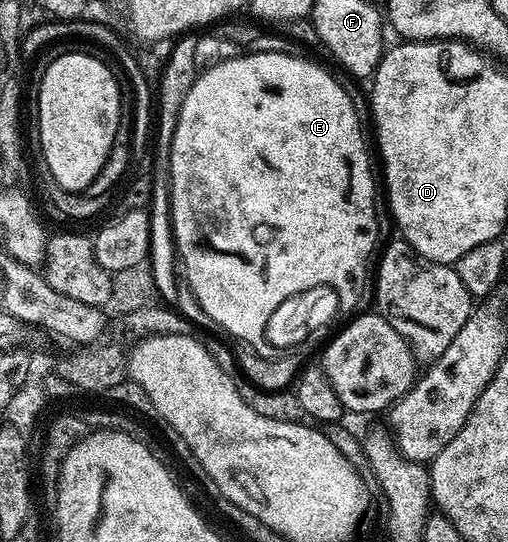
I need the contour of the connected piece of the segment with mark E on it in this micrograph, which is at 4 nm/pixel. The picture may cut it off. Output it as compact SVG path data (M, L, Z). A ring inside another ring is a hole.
M245 53L242 57L228 57L212 65L208 69L203 69L197 74L191 89L186 93L183 105L179 109L178 122L175 125L174 137L170 141L171 167L170 177L174 180L174 225L178 225L178 245L182 245L182 257L186 257L186 269L190 269L190 281L194 281L194 289L198 289L198 297L202 297L202 305L226 325L226 329L234 329L234 333L242 333L242 337L250 337L255 340L256 335L260 335L262 325L272 325L274 311L280 311L280 307L294 307L294 297L302 297L302 289L318 289L318 285L326 285L326 289L334 289L338 292L338 301L344 305L357 310L362 297L362 288L368 281L368 271L360 271L356 267L348 265L362 265L369 270L372 265L370 256L374 253L374 244L378 241L378 205L374 202L374 173L370 170L370 153L366 150L366 137L362 134L362 121L358 118L358 109L354 106L352 98L346 94L346 89L325 69L322 65L317 65L314 61L309 61L309 56L293 57L287 53ZM290 297L290 305L282 305Z

